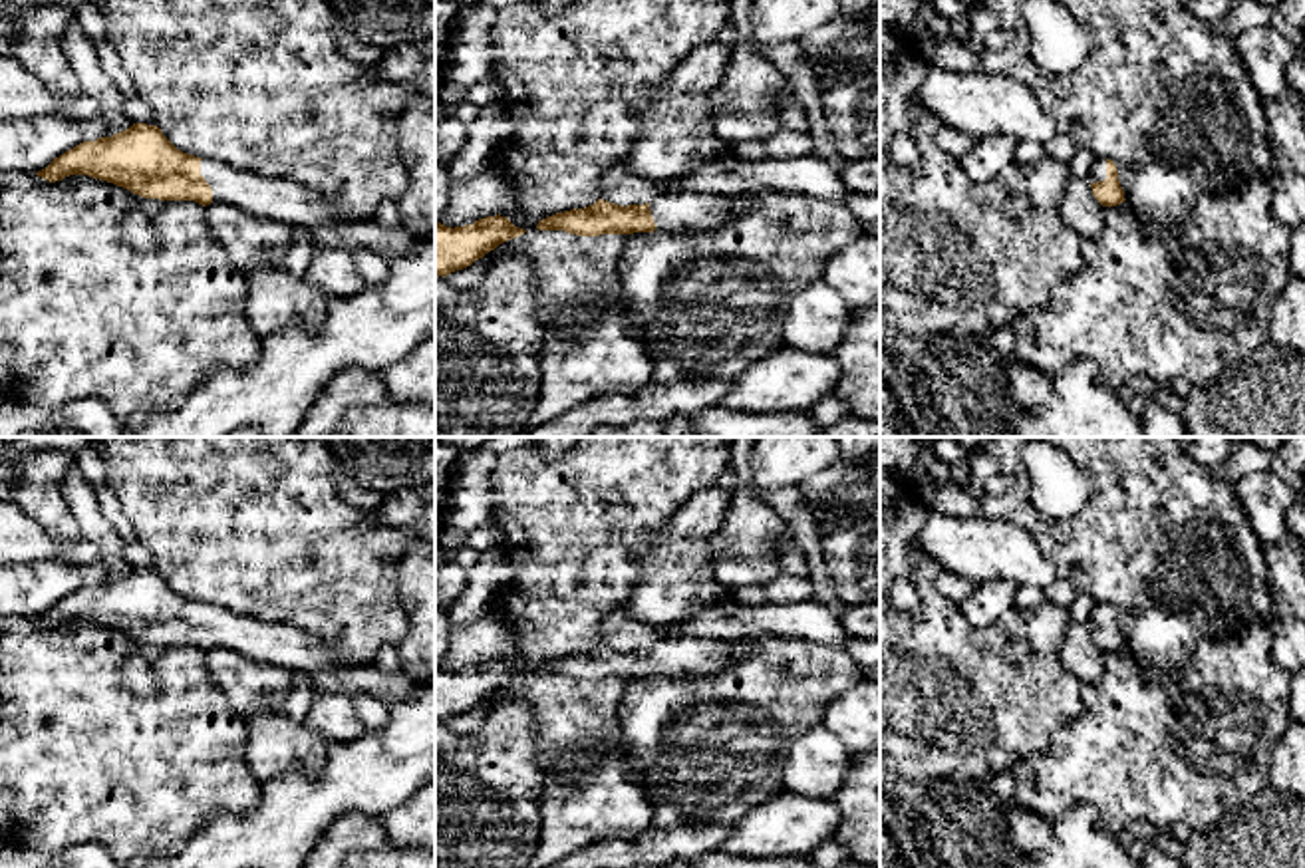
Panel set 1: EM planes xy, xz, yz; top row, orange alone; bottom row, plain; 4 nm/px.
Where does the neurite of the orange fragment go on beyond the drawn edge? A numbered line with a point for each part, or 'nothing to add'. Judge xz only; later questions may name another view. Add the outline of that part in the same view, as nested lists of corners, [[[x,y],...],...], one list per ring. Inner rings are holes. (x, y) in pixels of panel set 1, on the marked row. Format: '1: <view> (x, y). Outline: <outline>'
1: xz (682, 211). Outline: [[[721,193],[657,195],[650,211],[657,230],[715,228],[735,218],[739,201]]]

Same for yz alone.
1: yz (1097, 173). Outline: [[[1094,159],[1092,169],[1088,173],[1090,183],[1098,183],[1106,179],[1106,159]]]

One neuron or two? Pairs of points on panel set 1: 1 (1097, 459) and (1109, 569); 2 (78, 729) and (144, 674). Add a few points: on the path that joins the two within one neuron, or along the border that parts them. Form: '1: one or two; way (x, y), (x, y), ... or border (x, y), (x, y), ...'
1: one; way (1109, 487), (1109, 541)
2: two; border (130, 654), (153, 670), (155, 692), (149, 698)

